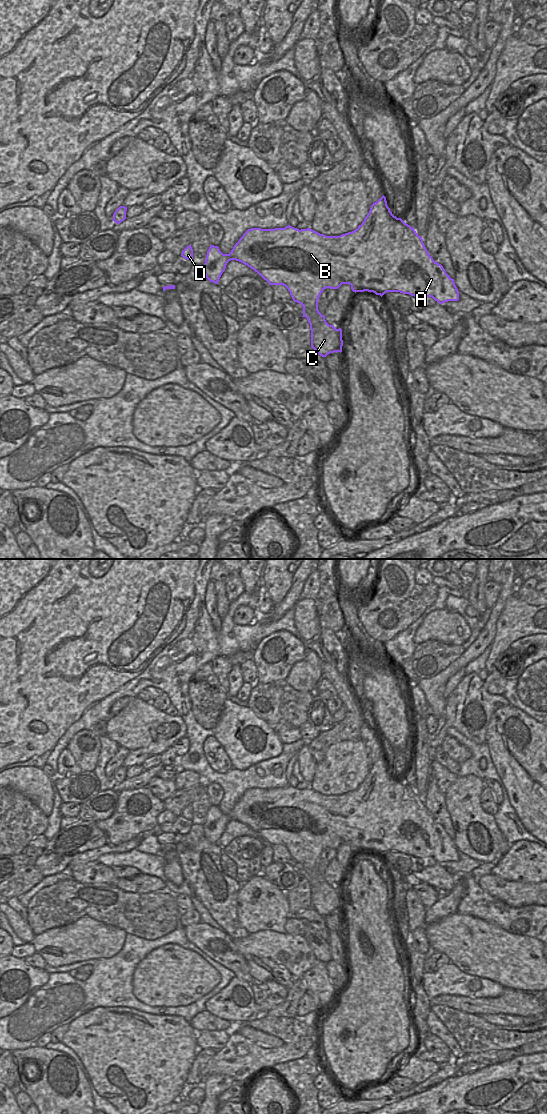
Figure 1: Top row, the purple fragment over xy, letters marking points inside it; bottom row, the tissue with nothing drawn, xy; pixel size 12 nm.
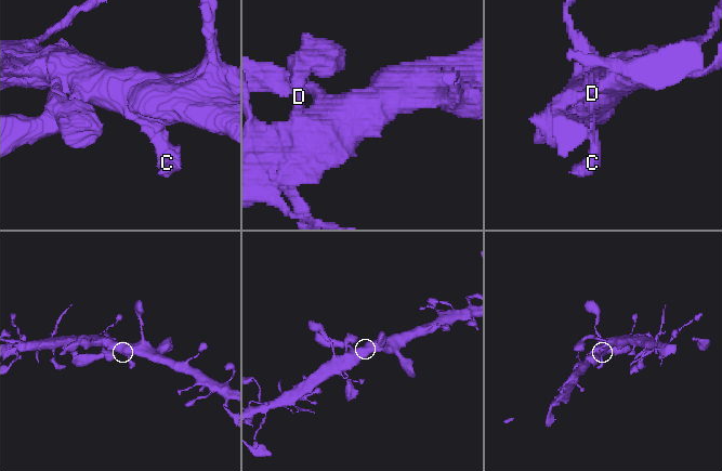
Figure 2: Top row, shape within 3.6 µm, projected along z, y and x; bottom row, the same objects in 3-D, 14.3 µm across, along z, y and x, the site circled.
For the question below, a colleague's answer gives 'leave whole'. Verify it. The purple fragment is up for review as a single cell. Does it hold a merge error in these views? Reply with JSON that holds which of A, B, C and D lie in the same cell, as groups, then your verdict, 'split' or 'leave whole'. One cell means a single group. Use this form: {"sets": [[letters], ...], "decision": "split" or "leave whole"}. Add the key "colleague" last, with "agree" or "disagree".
{"sets": [["A", "B", "C", "D"]], "decision": "leave whole", "colleague": "agree"}

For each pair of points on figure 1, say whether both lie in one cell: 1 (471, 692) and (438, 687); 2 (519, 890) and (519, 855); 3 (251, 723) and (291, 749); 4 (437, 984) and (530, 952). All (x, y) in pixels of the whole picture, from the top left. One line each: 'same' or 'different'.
1: different
2: different
3: different
4: different

